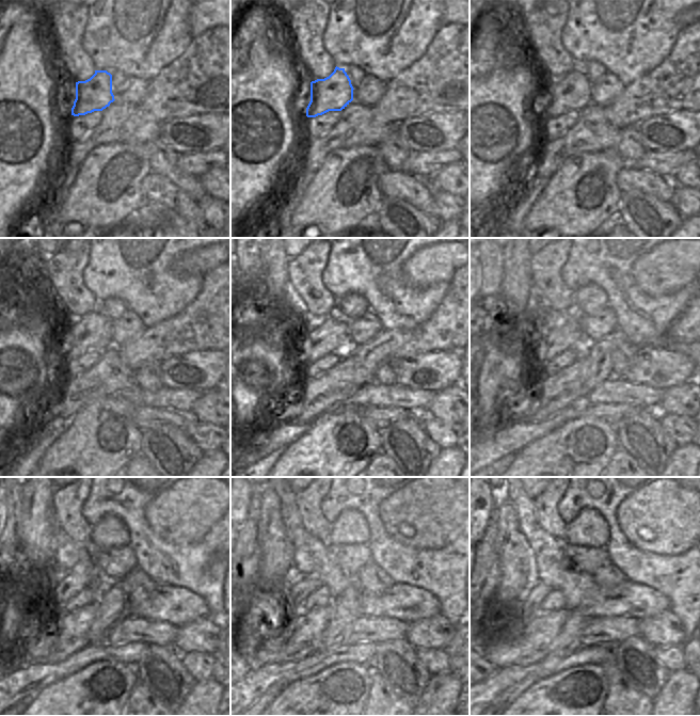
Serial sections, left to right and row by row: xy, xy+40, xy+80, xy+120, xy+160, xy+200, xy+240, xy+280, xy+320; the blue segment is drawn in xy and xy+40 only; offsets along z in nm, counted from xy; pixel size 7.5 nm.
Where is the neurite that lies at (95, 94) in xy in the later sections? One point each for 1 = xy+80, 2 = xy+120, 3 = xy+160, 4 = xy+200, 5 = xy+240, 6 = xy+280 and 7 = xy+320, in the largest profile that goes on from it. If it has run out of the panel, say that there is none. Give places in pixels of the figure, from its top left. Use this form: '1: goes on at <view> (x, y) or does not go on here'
1: goes on at xy+80 (572, 92)
2: goes on at xy+120 (93, 331)
3: goes on at xy+160 (330, 334)
4: goes on at xy+200 (566, 334)
5: goes on at xy+240 (69, 582)
6: goes on at xy+280 (298, 590)
7: goes on at xy+320 (526, 606)

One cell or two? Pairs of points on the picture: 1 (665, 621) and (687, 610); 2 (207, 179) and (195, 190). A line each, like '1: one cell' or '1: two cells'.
1: two cells
2: two cells

